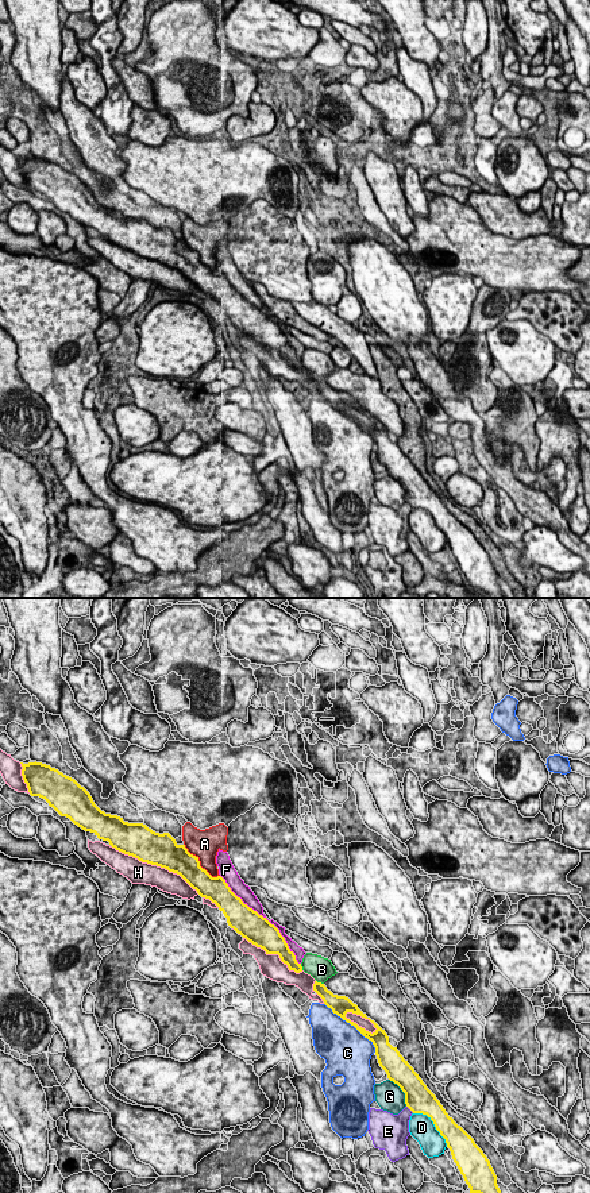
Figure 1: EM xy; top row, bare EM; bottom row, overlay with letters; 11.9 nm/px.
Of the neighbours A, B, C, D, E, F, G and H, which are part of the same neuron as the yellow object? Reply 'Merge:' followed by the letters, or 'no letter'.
Merge: H

